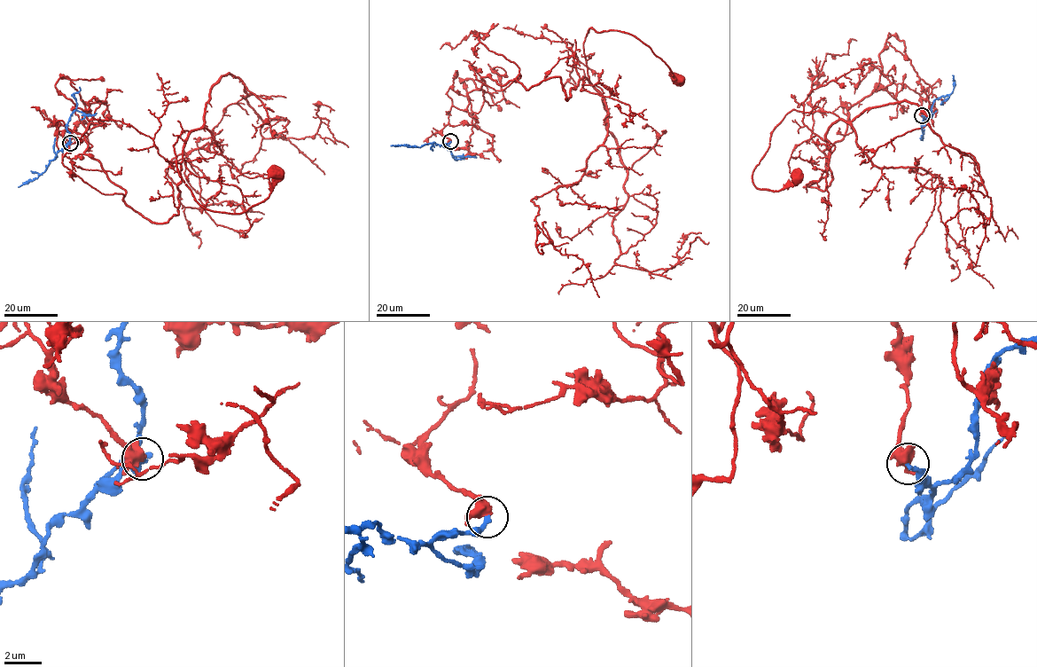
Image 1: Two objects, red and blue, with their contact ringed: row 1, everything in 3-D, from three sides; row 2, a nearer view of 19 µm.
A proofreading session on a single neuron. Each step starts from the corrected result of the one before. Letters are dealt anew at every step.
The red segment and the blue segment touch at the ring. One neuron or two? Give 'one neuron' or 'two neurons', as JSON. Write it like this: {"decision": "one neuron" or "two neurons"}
{"decision": "two neurons"}

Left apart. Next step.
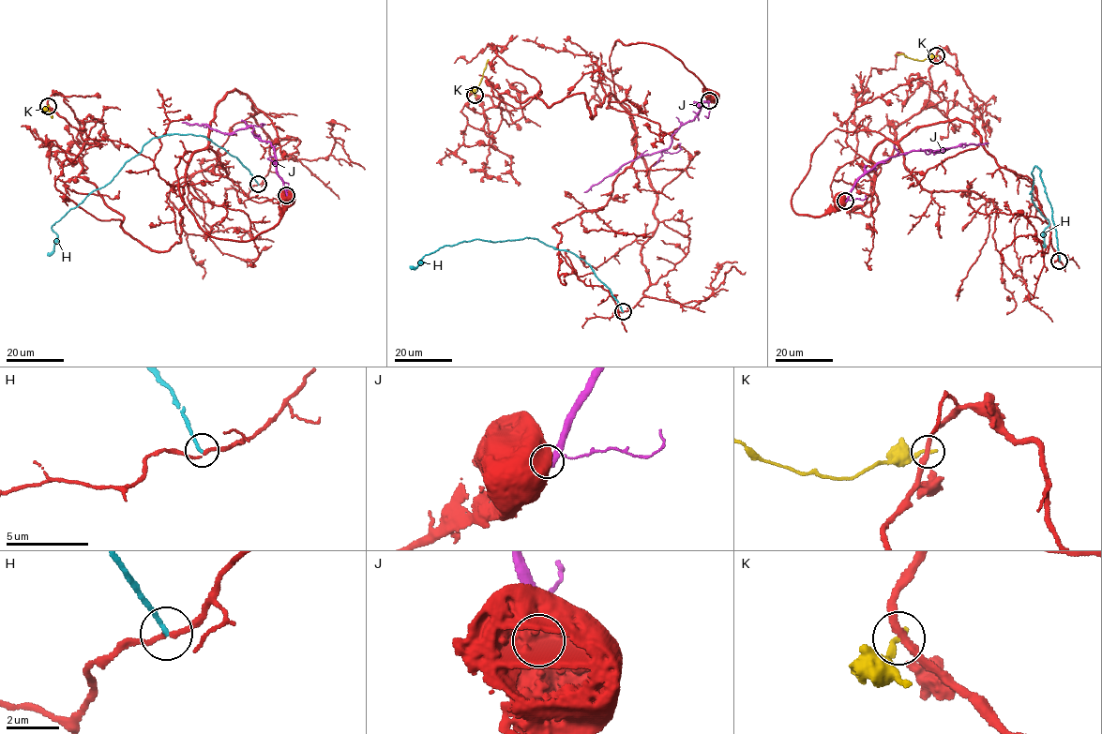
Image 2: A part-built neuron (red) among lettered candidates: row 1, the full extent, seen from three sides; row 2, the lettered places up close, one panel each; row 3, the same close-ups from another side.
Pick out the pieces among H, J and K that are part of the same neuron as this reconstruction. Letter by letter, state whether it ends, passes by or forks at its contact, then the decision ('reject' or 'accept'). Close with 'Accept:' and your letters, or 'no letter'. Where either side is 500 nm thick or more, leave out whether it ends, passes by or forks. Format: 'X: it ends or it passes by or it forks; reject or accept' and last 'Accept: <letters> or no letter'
H: it ends; reject
J: reject
K: it ends; reject
Accept: no letter

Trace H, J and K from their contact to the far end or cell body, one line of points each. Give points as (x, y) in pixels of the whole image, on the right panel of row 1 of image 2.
H: (1059, 261), (1052, 208), (1036, 166), (1031, 172), (1033, 189), (1029, 193), (1049, 220), (1044, 246)
J: (845, 201), (858, 180), (888, 158), (912, 150), (942, 152), (964, 143), (988, 142)
K: (936, 56), (918, 60), (896, 53)

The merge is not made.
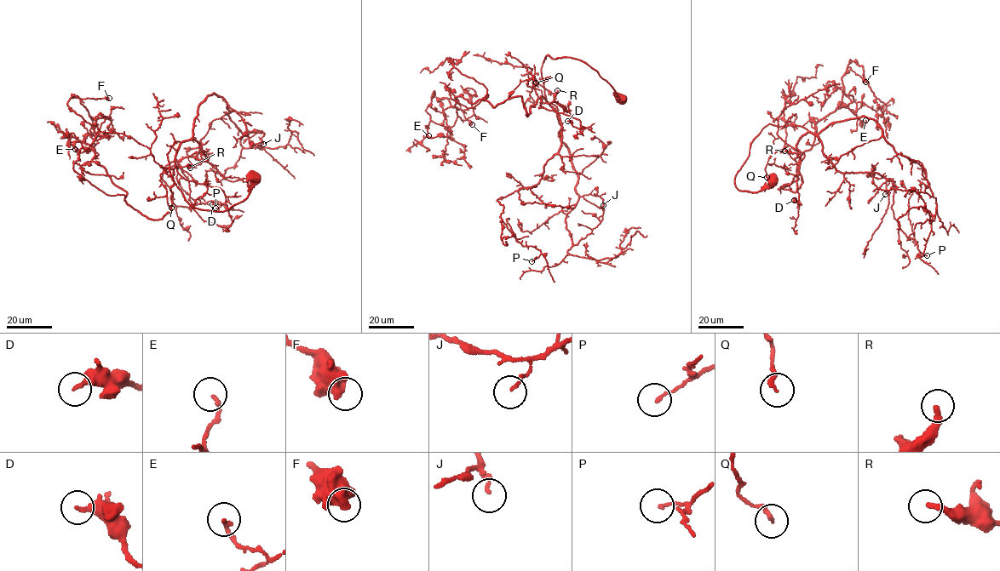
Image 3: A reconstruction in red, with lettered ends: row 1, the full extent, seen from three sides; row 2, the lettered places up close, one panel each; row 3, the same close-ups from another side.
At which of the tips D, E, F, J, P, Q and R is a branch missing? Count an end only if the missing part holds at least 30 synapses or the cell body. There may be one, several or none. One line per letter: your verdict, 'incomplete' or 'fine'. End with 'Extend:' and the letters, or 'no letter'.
D: fine
E: fine
F: fine
J: fine
P: fine
Q: fine
R: fine
Extend: no letter

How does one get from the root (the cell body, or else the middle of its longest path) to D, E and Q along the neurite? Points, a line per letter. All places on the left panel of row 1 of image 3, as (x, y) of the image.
D: (255, 177), (228, 208), (194, 208), (169, 172), (175, 142), (179, 174), (223, 191), (225, 202), (212, 204)
E: (255, 177), (228, 208), (194, 208), (175, 142), (170, 212), (152, 219), (93, 162), (96, 133), (75, 149)
Q: (255, 177), (228, 208), (194, 208), (169, 172), (175, 142), (175, 167), (160, 175), (171, 208)

